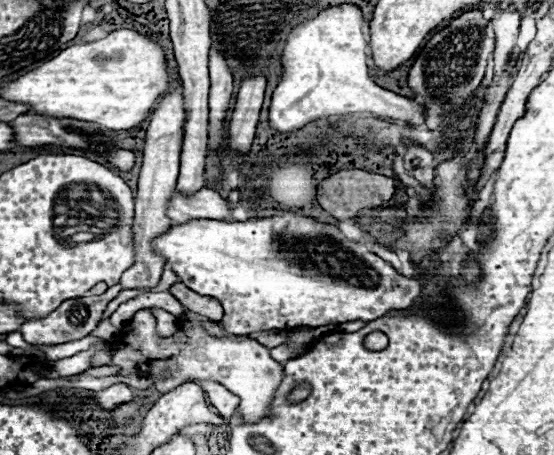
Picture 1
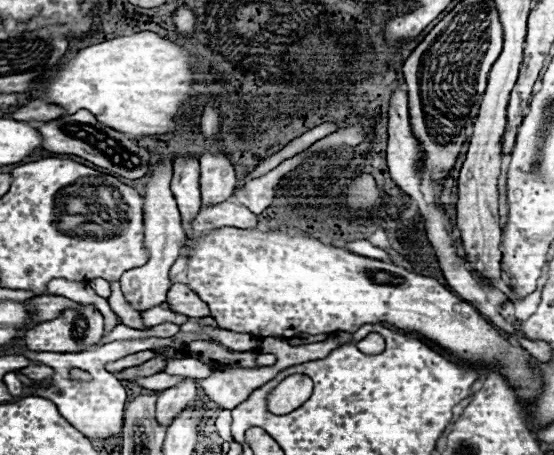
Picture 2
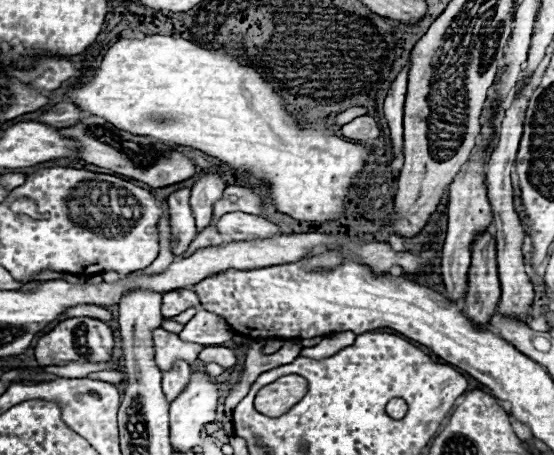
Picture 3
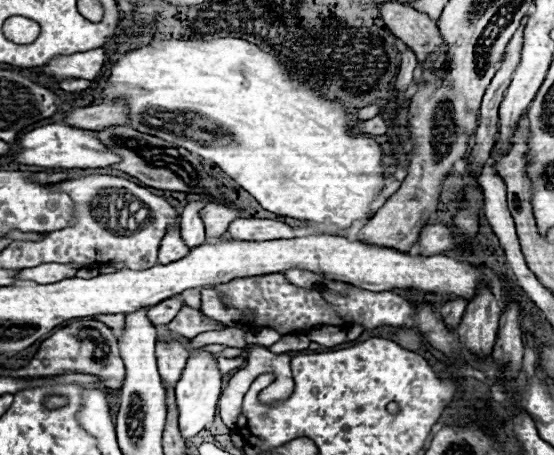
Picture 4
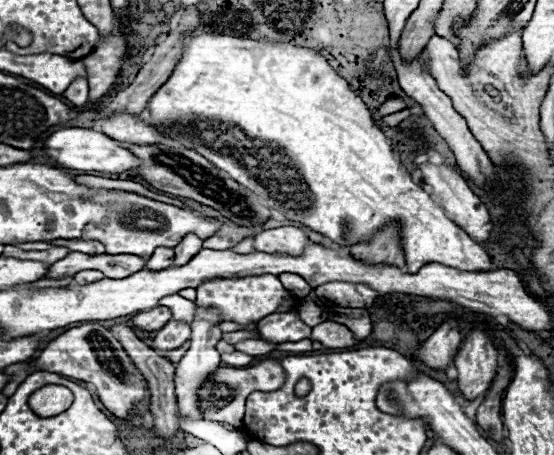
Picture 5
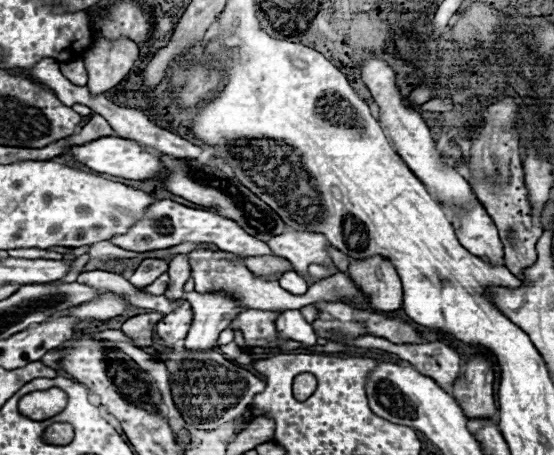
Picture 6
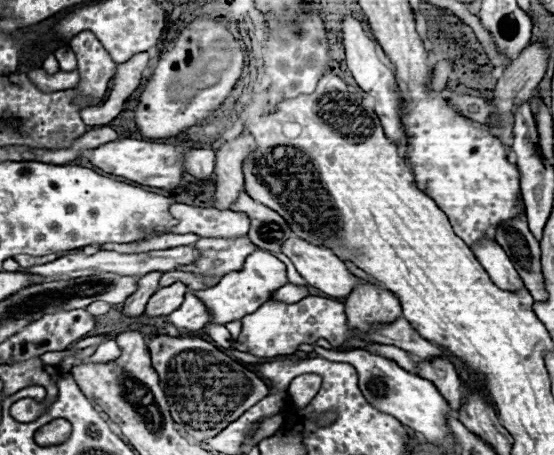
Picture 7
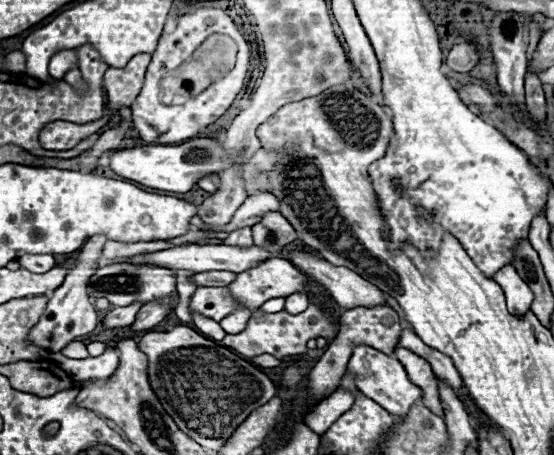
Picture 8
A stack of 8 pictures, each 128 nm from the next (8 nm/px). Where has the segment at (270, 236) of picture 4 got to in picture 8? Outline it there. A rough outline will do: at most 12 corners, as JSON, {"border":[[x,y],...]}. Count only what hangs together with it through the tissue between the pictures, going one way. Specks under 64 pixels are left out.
{"border":[[304,248],[288,260],[324,286],[342,308],[386,304],[384,294],[350,268]]}

